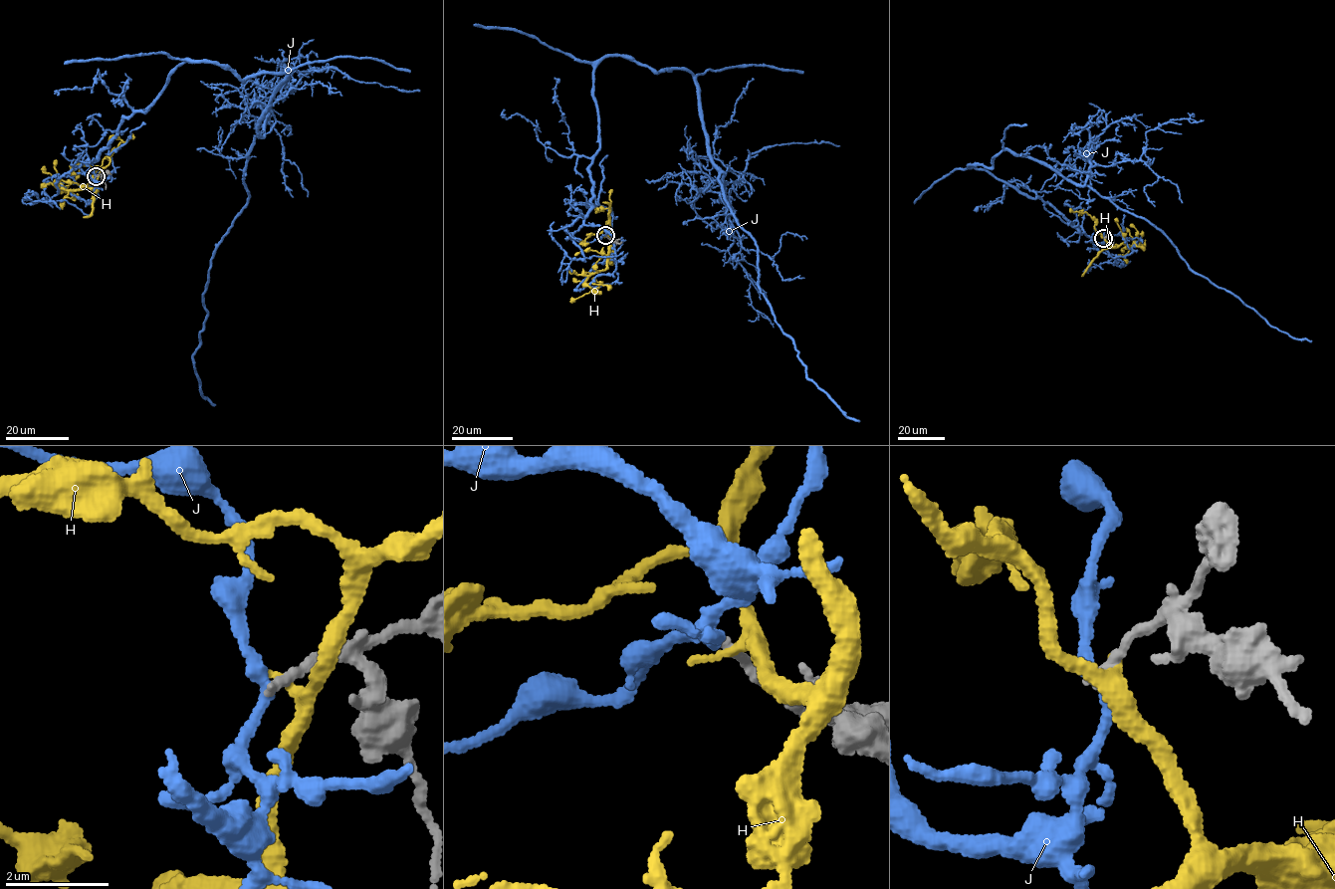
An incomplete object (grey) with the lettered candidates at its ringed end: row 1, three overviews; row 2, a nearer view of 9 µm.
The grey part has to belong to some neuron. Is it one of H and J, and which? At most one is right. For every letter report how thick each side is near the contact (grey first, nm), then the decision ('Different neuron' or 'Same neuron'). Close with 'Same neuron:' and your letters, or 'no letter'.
H: Thickness 200 nm (grey) against 280 nm. Different neuron
J: Thickness 160 nm (grey) against 200 nm. Different neuron
Same neuron: no letter

